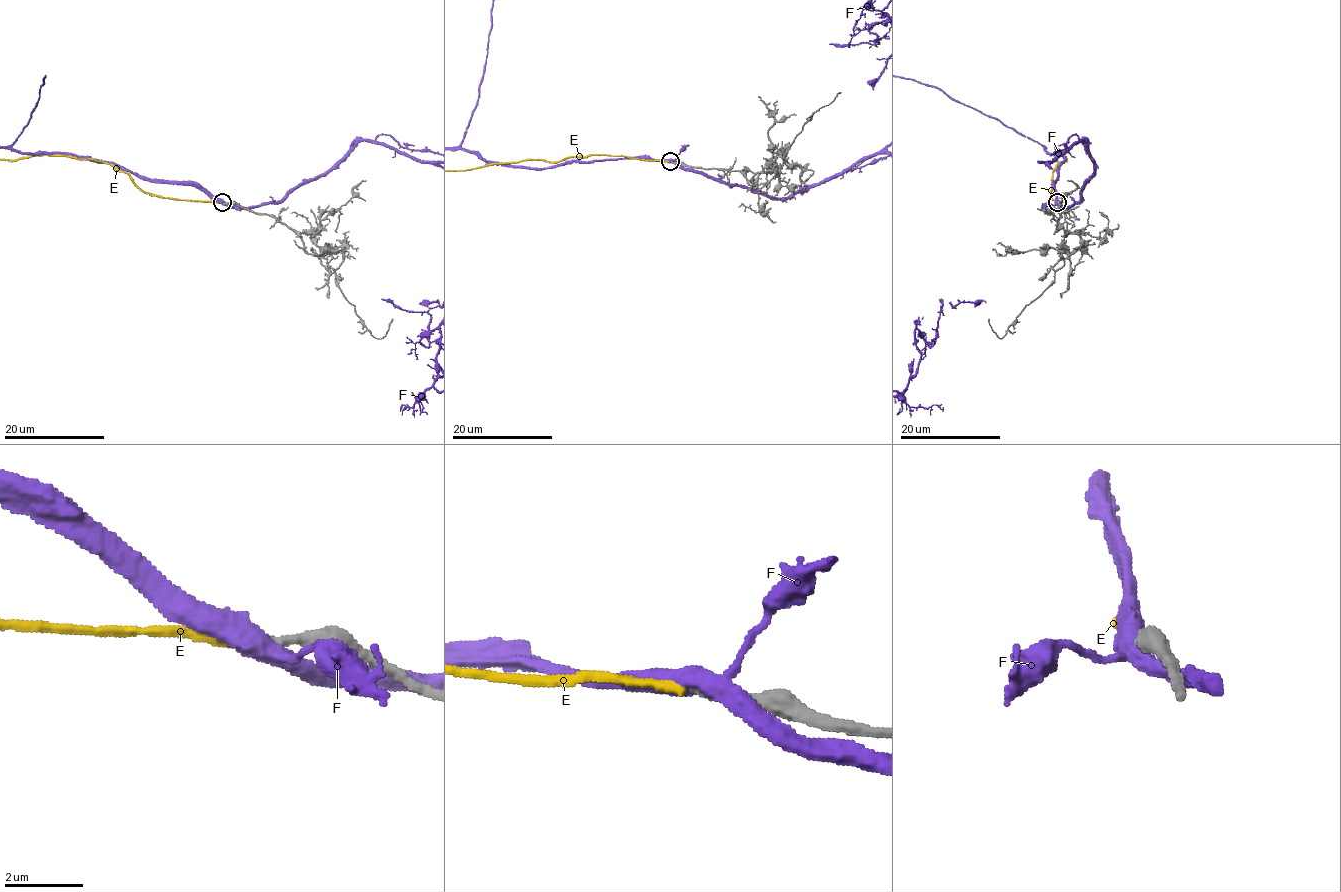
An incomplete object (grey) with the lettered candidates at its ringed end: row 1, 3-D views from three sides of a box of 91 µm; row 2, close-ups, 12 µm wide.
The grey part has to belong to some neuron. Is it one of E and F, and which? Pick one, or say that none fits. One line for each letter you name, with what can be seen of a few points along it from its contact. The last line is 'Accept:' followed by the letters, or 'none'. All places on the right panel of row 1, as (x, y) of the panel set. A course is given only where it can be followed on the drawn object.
Accept: E

